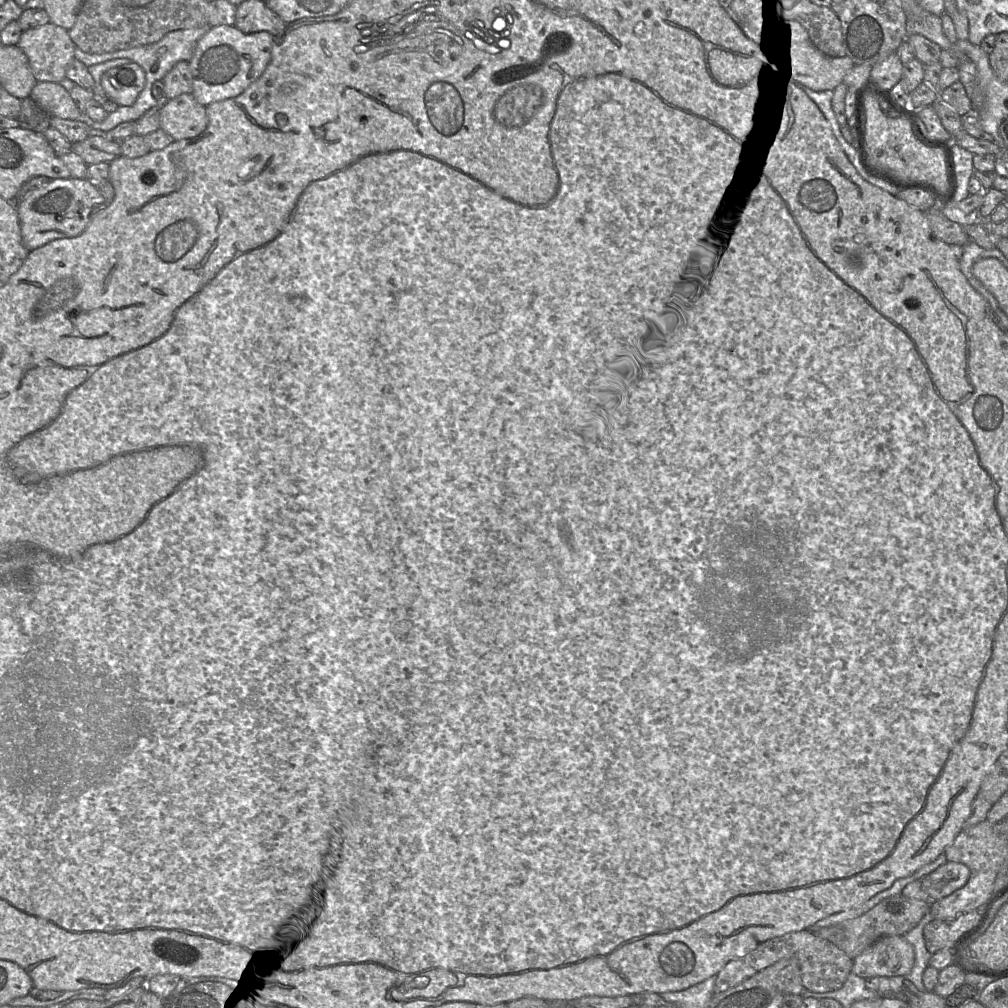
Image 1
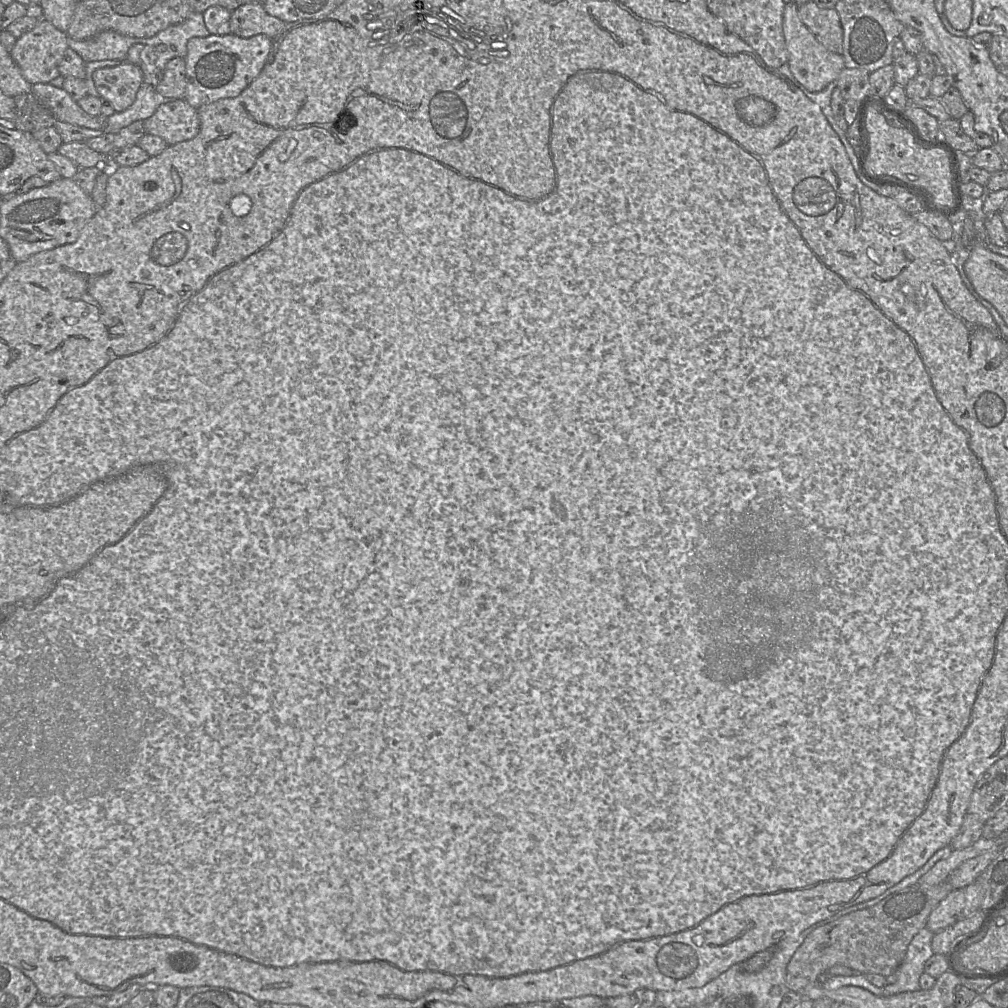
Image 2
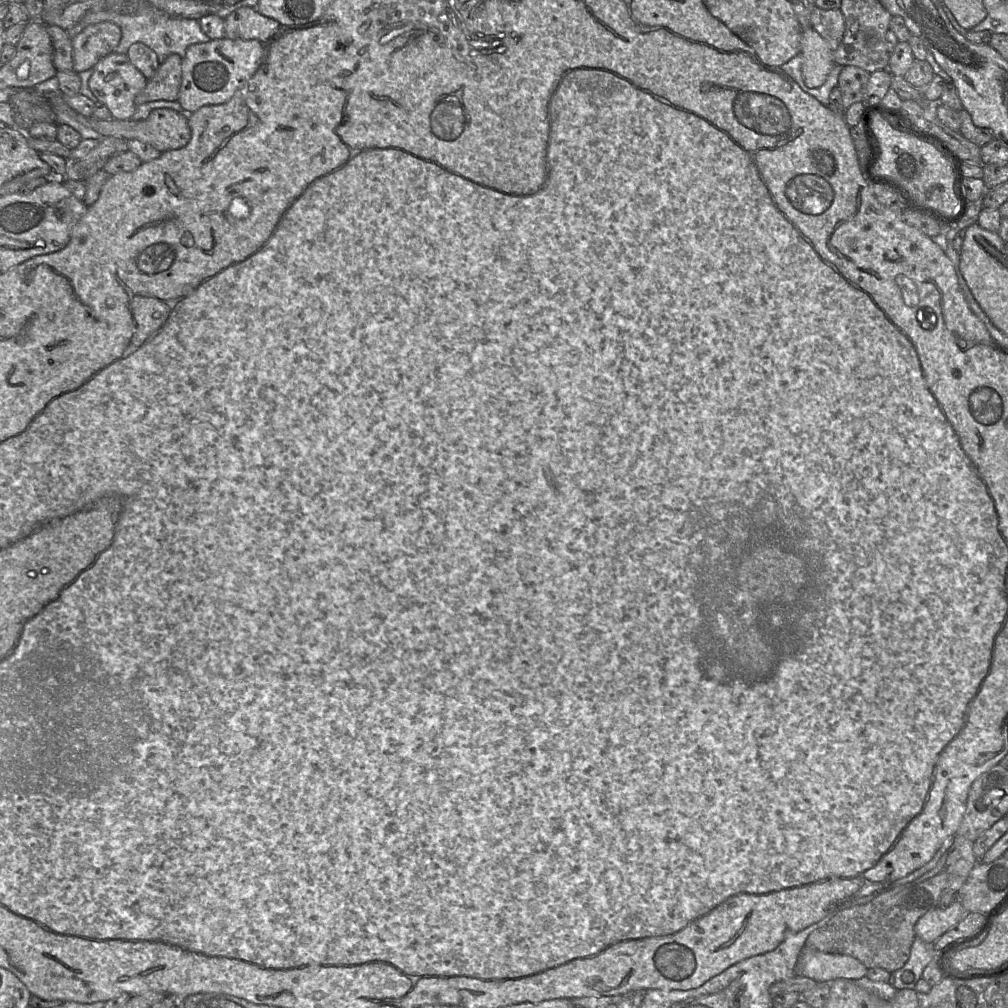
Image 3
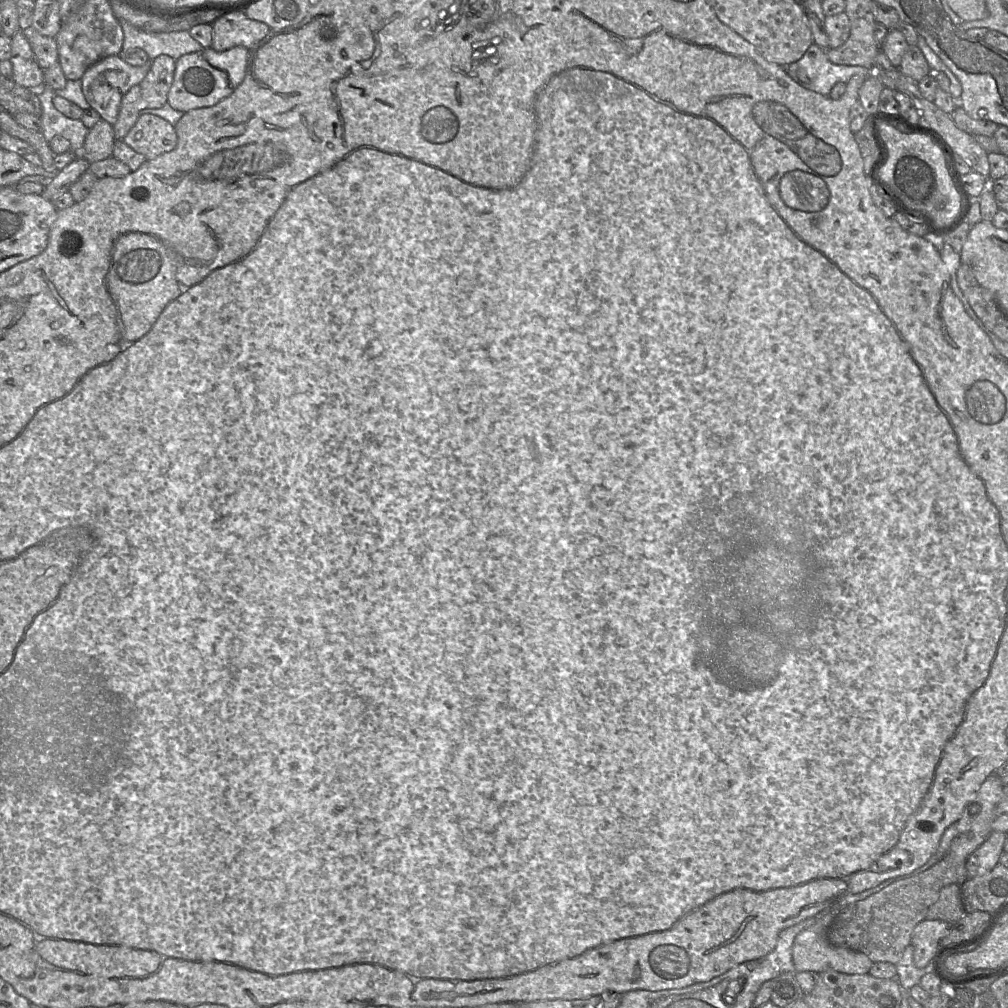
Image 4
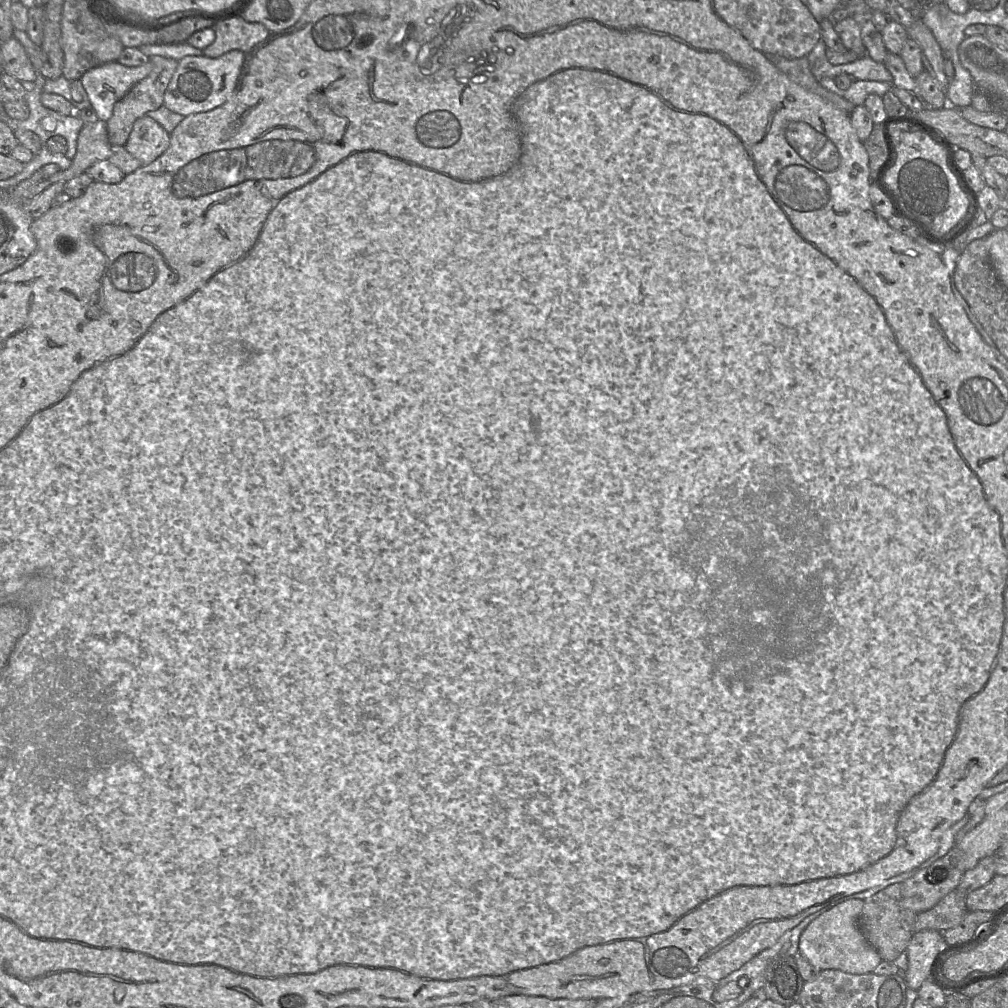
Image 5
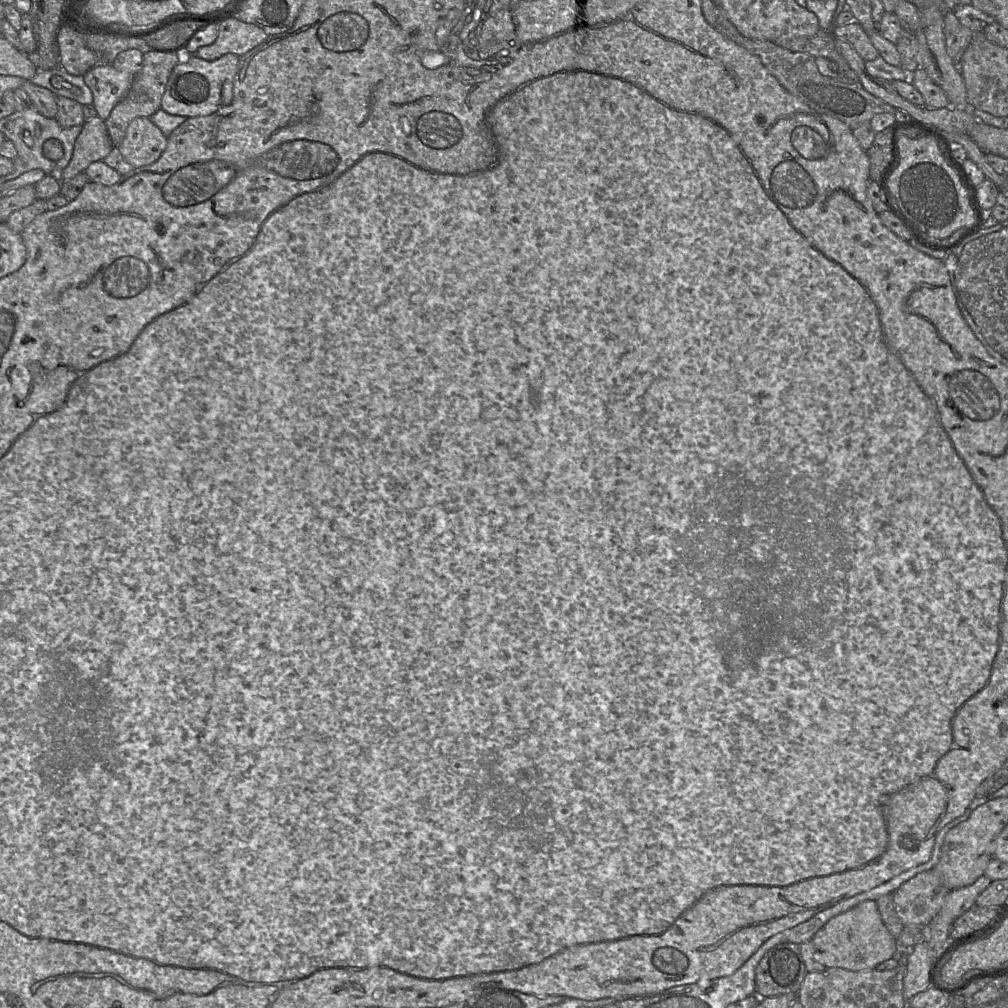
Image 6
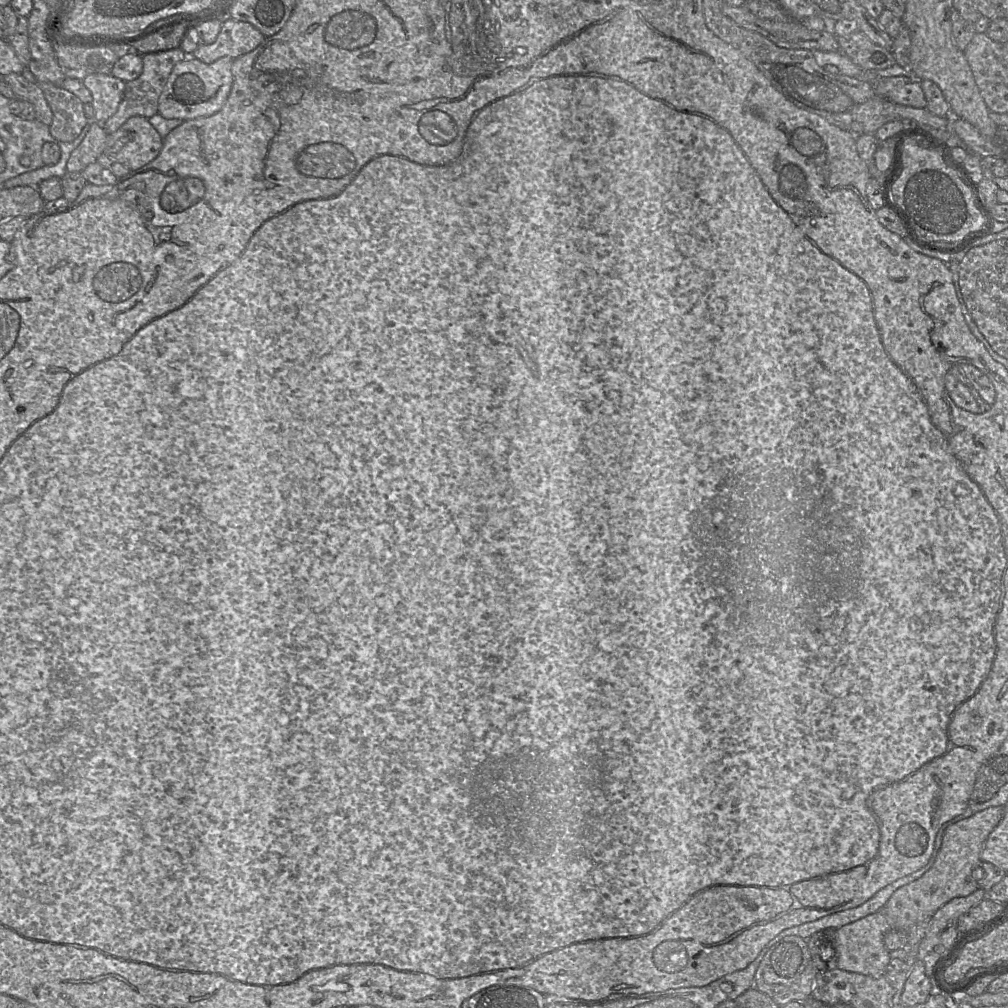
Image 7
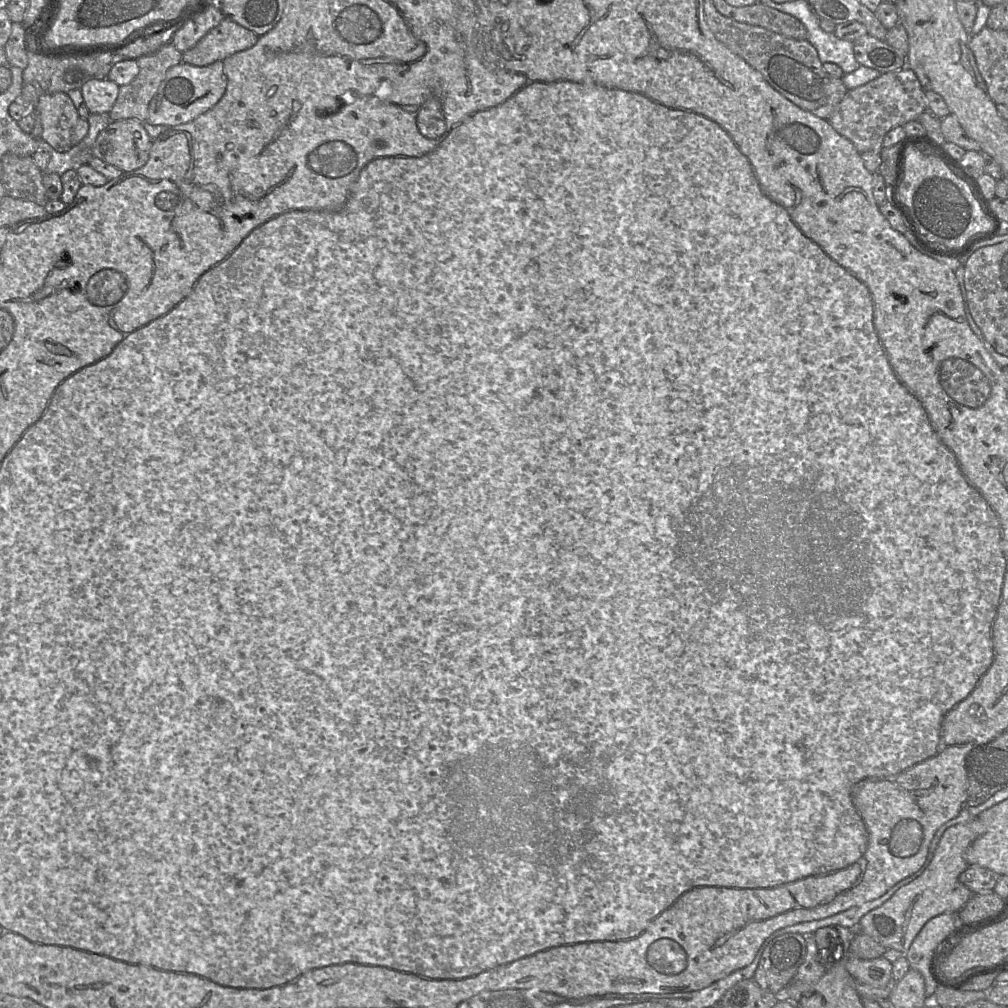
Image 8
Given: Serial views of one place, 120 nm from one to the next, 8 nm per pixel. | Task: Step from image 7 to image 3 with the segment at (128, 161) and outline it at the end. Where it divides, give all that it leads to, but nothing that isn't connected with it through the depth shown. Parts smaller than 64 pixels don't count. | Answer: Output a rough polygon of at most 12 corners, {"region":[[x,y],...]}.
{"region":[[60,91],[44,95],[102,138],[137,139],[160,152],[191,139],[187,113],[154,109],[144,120],[98,120],[66,104]]}

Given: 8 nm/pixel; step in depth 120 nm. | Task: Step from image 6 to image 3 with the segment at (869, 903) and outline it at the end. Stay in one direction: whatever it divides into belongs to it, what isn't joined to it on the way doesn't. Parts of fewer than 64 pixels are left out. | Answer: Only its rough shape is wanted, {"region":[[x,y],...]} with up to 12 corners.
{"region":[[803,947],[797,975],[816,982],[857,980],[868,968],[852,956]]}

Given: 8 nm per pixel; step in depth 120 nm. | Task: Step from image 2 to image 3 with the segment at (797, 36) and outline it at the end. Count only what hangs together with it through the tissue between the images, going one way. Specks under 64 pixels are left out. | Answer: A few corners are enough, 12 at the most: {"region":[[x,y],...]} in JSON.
{"region":[[811,27],[801,36],[802,77],[824,84],[835,61]]}

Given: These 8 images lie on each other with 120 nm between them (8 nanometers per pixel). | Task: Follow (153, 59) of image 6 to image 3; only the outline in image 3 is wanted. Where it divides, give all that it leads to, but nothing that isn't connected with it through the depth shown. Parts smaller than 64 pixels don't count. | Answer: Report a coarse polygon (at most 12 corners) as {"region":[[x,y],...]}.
{"region":[[182,57],[160,64],[135,105],[176,101],[182,82]]}

